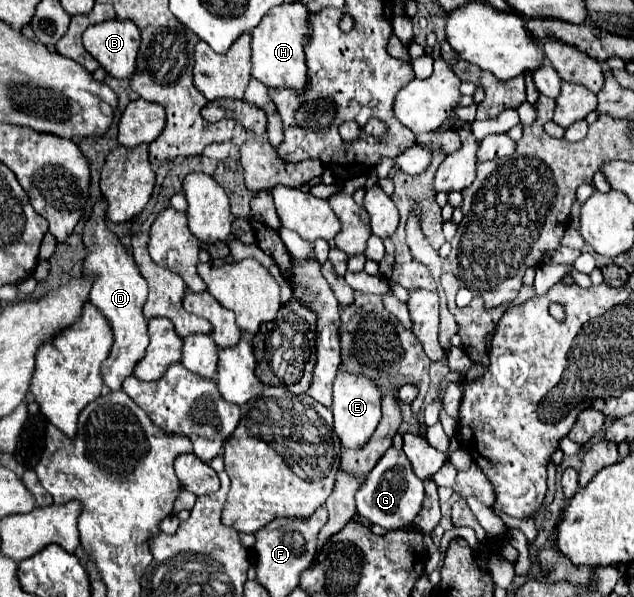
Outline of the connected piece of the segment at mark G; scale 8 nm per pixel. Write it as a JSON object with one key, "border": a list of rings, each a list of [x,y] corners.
{"border":[[[396,448],[386,450],[386,454],[380,458],[380,462],[368,474],[368,480],[356,492],[358,514],[386,530],[410,526],[422,508],[422,500],[424,500],[424,484],[412,472],[412,464],[406,458],[406,454]]]}

